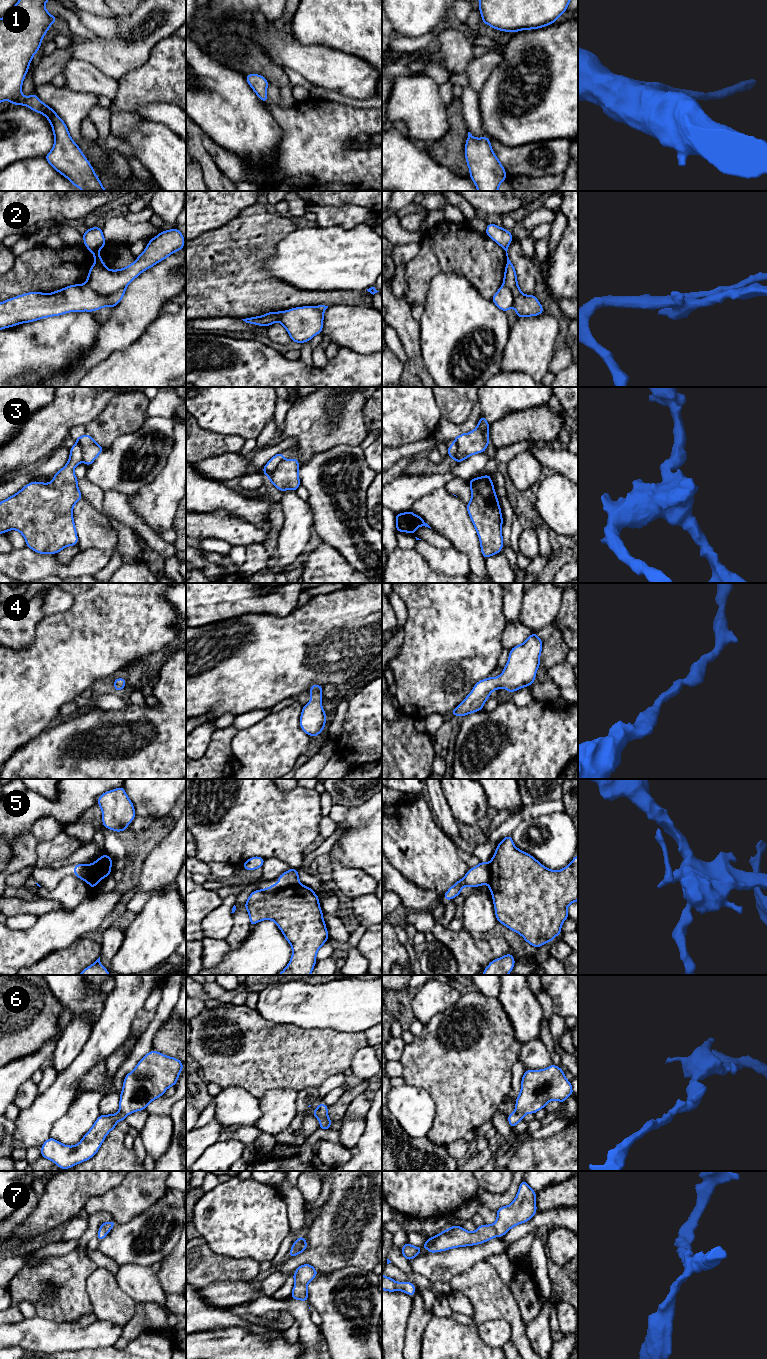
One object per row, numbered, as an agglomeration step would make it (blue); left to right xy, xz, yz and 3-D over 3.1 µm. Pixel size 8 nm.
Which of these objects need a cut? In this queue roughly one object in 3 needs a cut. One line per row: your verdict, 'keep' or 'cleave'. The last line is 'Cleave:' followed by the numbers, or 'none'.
1: keep
2: cleave
3: cleave
4: keep
5: cleave
6: keep
7: keep
Cleave: 2, 3, 5

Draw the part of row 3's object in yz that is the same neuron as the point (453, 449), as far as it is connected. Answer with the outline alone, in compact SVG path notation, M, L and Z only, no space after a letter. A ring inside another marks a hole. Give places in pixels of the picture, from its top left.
M456 440L452 441L452 445L447 448L448 456L458 463L458 445Z

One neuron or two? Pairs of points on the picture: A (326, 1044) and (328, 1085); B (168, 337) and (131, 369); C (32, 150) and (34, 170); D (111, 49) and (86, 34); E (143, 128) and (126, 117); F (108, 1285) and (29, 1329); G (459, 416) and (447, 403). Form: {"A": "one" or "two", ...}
{"A": "two", "B": "one", "C": "two", "D": "two", "E": "two", "F": "two", "G": "one"}

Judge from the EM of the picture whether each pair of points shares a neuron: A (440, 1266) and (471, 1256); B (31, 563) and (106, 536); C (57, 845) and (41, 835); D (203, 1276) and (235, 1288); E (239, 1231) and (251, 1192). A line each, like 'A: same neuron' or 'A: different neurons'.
A: same neuron
B: different neurons
C: different neurons
D: different neurons
E: same neuron

